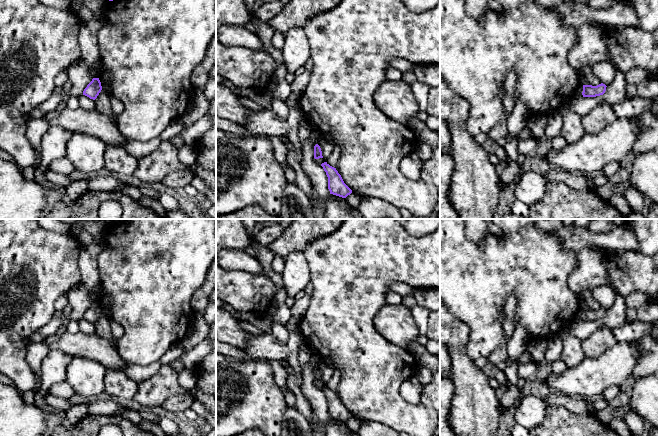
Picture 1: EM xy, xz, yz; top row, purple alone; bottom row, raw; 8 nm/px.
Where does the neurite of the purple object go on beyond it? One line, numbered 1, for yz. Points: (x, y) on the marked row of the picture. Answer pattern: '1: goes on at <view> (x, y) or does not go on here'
1: does not go on here

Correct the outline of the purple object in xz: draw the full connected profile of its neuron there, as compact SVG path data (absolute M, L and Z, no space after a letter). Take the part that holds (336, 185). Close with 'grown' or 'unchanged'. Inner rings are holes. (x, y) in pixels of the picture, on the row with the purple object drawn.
M327 162L322 163L321 166L328 177L328 189L330 194L346 198L352 193L352 190L344 183L336 168L330 166Z; unchanged

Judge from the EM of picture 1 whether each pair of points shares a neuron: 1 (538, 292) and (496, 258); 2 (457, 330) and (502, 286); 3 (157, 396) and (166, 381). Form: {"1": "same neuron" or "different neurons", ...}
{"1": "same neuron", "2": "different neurons", "3": "same neuron"}

